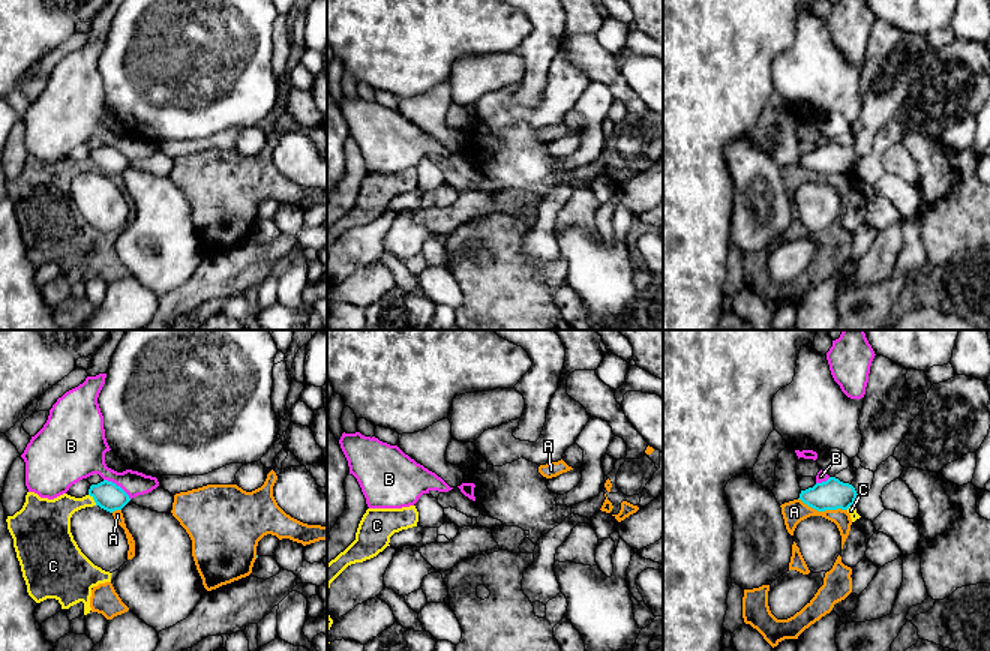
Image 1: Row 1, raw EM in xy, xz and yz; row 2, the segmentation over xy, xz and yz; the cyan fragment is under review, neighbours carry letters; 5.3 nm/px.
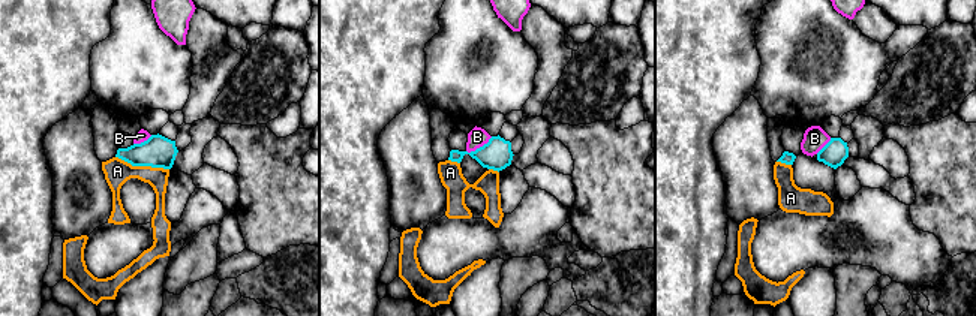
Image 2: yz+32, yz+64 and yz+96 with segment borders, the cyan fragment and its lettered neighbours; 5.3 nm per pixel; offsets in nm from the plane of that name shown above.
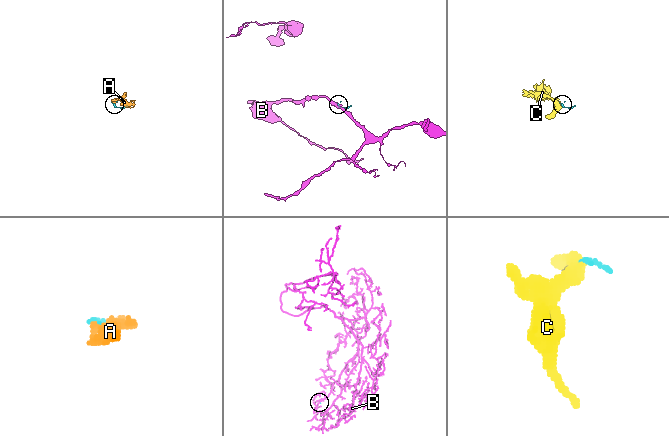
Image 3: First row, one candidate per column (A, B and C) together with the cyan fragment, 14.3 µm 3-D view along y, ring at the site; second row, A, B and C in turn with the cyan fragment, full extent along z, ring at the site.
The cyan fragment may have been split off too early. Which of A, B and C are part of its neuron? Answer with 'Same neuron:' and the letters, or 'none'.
Same neuron: none

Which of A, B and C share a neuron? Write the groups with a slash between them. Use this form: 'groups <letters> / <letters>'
groups A C / B

